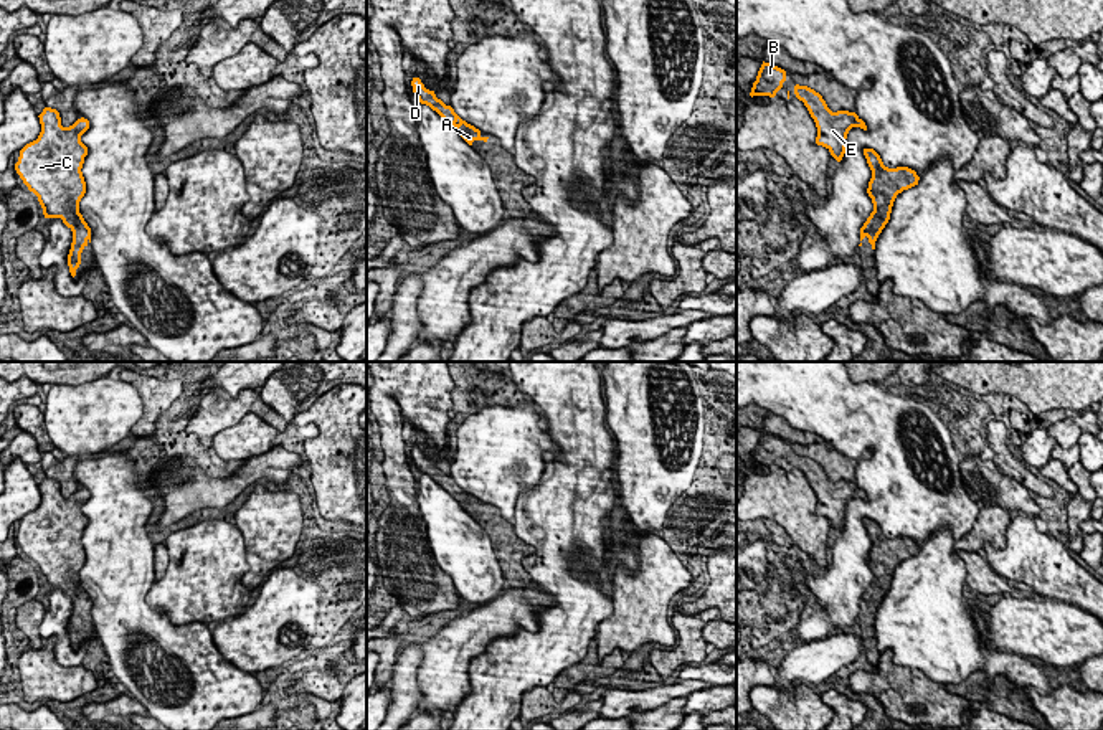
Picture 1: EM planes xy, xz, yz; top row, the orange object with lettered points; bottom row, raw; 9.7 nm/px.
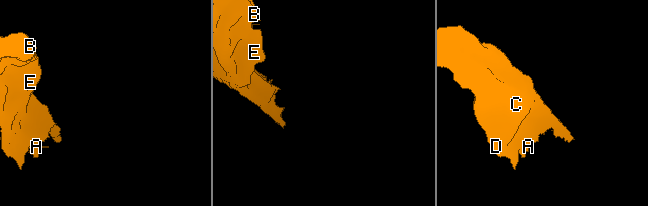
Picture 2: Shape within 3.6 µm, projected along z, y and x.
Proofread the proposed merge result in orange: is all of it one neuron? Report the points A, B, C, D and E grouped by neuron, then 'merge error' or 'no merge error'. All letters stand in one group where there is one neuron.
groups A B C D E; no merge error

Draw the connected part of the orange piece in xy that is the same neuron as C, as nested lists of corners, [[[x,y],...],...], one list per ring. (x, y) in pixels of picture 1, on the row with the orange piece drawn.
[[[45,107],[38,117],[41,132],[20,150],[15,170],[38,197],[45,218],[61,218],[73,231],[68,266],[74,277],[81,253],[91,243],[91,228],[79,213],[79,201],[86,193],[81,168],[88,155],[81,135],[89,129],[89,121],[81,117],[63,127],[59,112],[51,107]]]

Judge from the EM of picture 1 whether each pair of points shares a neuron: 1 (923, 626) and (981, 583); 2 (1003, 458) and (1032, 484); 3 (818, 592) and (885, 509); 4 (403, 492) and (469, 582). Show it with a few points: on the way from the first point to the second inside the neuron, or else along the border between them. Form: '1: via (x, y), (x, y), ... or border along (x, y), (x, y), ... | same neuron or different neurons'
1: border along (955, 552), (963, 562), (966, 582) | different neurons
2: via (1009, 464), (1026, 478) | same neuron
3: via (842, 568), (849, 562), (854, 522), (861, 516) | same neuron
4: border along (415, 481), (416, 507), (425, 524), (433, 557) | different neurons

